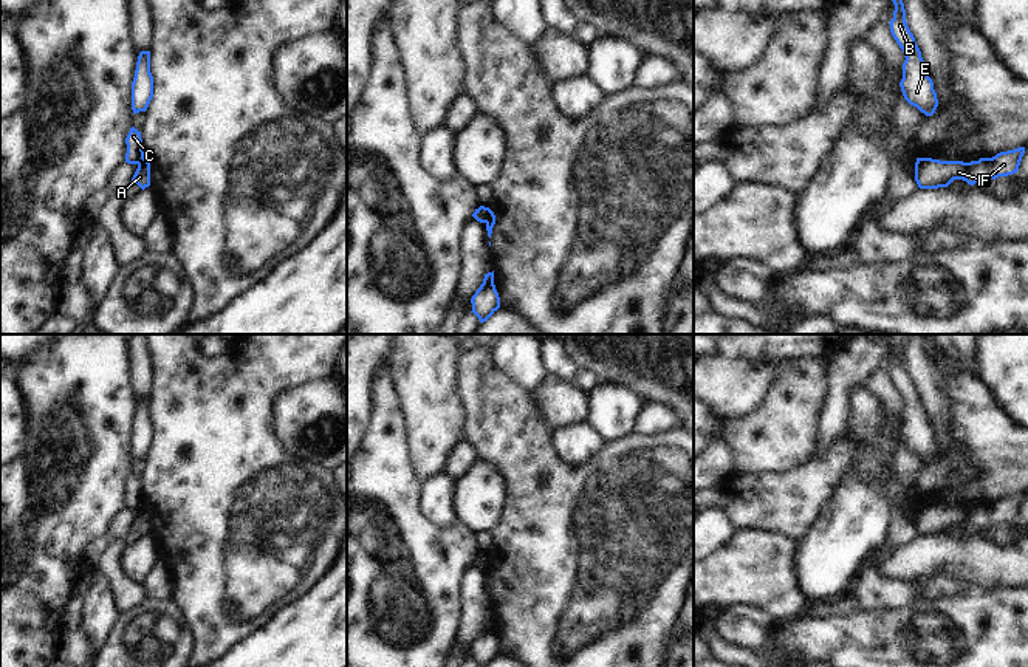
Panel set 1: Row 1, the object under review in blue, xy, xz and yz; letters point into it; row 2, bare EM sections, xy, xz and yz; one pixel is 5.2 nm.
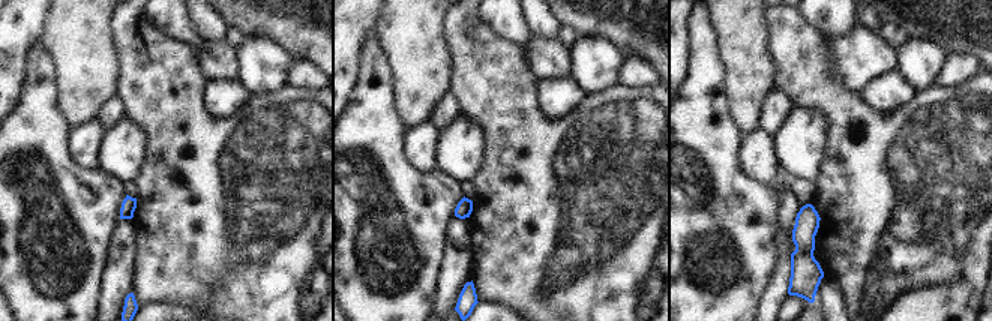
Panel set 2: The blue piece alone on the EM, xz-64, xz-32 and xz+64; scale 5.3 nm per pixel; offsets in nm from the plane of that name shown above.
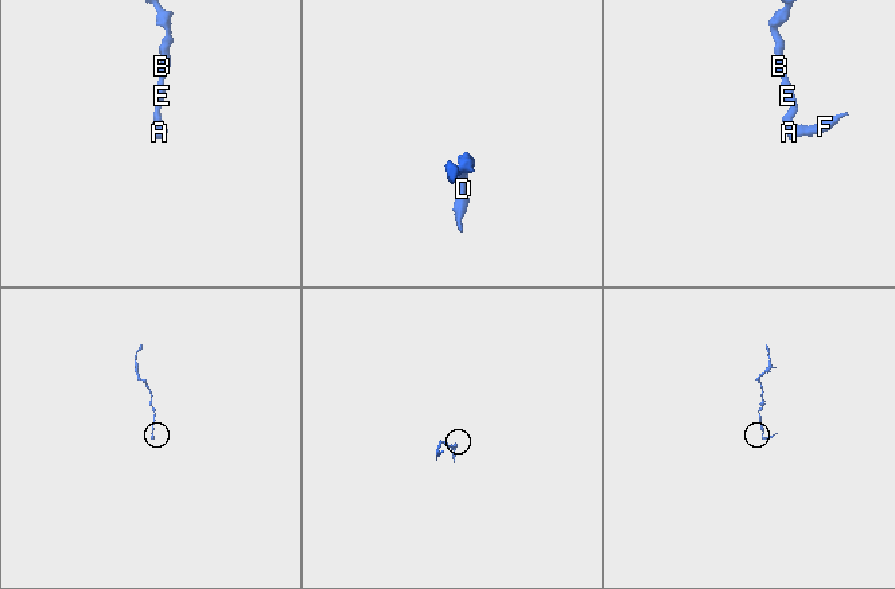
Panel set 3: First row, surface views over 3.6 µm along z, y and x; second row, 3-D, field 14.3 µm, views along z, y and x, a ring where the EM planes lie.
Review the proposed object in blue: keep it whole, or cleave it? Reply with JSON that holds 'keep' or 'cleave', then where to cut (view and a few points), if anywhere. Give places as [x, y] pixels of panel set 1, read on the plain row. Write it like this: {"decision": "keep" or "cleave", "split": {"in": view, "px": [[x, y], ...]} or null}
{"decision": "cleave", "split": {"in": "xz", "px": [[491, 557], [485, 568]]}}

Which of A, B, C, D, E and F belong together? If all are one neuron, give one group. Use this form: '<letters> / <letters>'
A D F / B C E

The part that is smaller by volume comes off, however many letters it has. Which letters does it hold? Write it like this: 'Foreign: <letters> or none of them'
Foreign: A, D, F

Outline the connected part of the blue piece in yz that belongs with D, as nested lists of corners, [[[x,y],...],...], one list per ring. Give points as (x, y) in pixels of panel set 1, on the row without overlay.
[[[1019,494],[971,509],[920,505],[915,509],[915,528],[920,535],[947,534],[954,526],[963,526],[971,532],[988,529],[1017,520],[1023,500],[1025,494]]]

